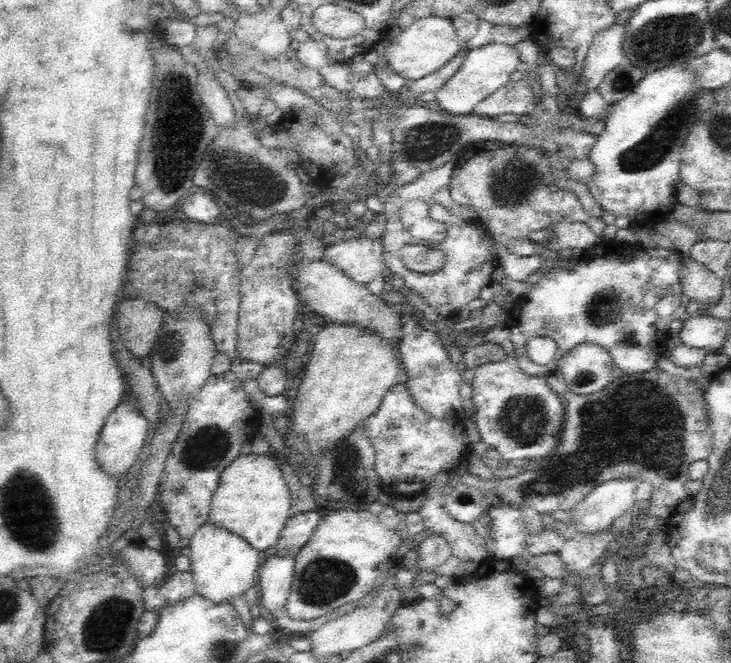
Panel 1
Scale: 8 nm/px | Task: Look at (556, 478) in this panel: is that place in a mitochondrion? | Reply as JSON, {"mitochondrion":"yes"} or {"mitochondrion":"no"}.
{"mitochondrion":"no"}

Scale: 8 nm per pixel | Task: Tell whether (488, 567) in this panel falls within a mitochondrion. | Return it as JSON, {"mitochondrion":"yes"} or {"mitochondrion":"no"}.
{"mitochondrion":"no"}

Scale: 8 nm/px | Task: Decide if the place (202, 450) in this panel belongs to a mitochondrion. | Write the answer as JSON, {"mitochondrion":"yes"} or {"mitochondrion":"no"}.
{"mitochondrion":"yes"}

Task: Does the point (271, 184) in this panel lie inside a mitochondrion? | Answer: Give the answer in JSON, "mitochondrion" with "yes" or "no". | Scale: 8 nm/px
{"mitochondrion":"yes"}

